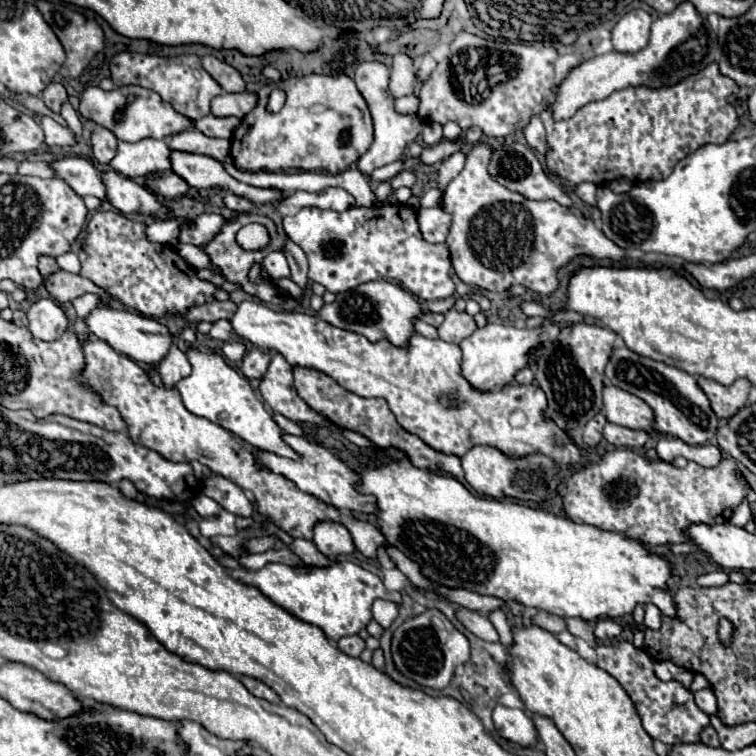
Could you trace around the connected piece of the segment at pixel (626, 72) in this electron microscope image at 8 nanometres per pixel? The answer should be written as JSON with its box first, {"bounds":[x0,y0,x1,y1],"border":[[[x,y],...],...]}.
{"bounds":[551,3,719,121],"border":[[[681,3],[673,13],[659,15],[651,25],[651,39],[645,49],[633,55],[623,53],[603,53],[593,55],[573,67],[567,77],[555,89],[555,101],[551,103],[551,115],[555,121],[563,121],[575,115],[577,109],[591,101],[607,99],[613,91],[629,87],[649,87],[661,89],[677,85],[679,81],[703,71],[715,61],[719,49],[715,31],[709,21],[695,11],[691,3]]]}

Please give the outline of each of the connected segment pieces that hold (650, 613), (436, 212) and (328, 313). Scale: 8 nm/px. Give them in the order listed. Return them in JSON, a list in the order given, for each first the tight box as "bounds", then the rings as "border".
[{"bounds":[643,605,661,631],"border":[[[655,605],[645,607],[645,623],[643,625],[653,631],[657,631],[661,627],[661,613],[659,613],[659,609],[655,609]]]},{"bounds":[417,207,451,243],"border":[[[431,207],[431,209],[419,209],[417,211],[417,223],[421,229],[421,235],[429,243],[443,243],[449,225],[451,225],[451,215],[445,213],[441,207]]]},{"bounds":[319,281,423,349],"border":[[[369,281],[369,283],[357,285],[351,291],[337,293],[335,303],[325,305],[319,311],[319,317],[323,321],[331,323],[333,327],[359,333],[359,335],[367,337],[371,343],[387,339],[391,345],[395,345],[399,349],[405,349],[409,345],[409,339],[415,333],[413,321],[421,319],[421,315],[423,315],[423,309],[421,309],[419,301],[403,287],[389,283],[389,281]]]}]

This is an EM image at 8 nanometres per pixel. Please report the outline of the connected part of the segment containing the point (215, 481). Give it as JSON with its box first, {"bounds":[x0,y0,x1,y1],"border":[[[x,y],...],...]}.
{"bounds":[201,475,253,517],"border":[[[211,475],[209,479],[205,479],[201,491],[207,497],[215,499],[223,509],[227,509],[239,517],[249,517],[253,513],[253,505],[249,501],[249,497],[245,495],[245,491],[221,475]]]}

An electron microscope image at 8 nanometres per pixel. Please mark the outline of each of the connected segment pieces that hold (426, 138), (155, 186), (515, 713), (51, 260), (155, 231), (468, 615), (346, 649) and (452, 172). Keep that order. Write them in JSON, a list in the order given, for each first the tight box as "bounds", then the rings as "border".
[{"bounds":[421,125,443,147],"border":[[[425,125],[423,133],[421,133],[421,141],[423,141],[427,147],[437,145],[441,139],[443,139],[443,135],[441,135],[441,125]]]},{"bounds":[143,173,189,199],"border":[[[169,173],[165,177],[149,177],[143,181],[147,189],[151,189],[155,195],[165,197],[165,199],[175,199],[179,195],[185,195],[189,185],[175,173]]]},{"bounds":[493,705,537,747],"border":[[[497,705],[493,711],[493,723],[501,737],[521,745],[521,747],[537,747],[537,729],[533,721],[521,709],[509,709]]]},{"bounds":[39,255,59,281],"border":[[[41,255],[41,257],[39,257],[39,271],[41,271],[41,275],[43,275],[43,281],[47,281],[47,277],[49,277],[49,275],[57,273],[57,271],[59,271],[59,267],[57,267],[55,257]]]},{"bounds":[147,219,179,245],"border":[[[171,219],[171,221],[159,221],[159,223],[151,223],[147,225],[147,239],[153,243],[165,243],[165,245],[177,245],[175,241],[175,229],[179,229],[179,219]]]},{"bounds":[457,607,499,643],"border":[[[457,607],[457,617],[459,617],[459,619],[463,621],[463,625],[465,625],[473,635],[477,635],[479,639],[489,641],[489,643],[499,641],[499,633],[497,633],[497,629],[493,627],[493,623],[491,623],[487,617],[477,615],[475,611],[469,611],[469,609],[463,609],[463,607]]]},{"bounds":[337,635,365,657],"border":[[[351,635],[351,637],[339,639],[339,641],[337,641],[337,647],[339,647],[343,653],[351,655],[351,657],[359,657],[361,651],[365,649],[365,641],[363,641],[359,635]]]},{"bounds":[437,151,465,191],"border":[[[461,151],[453,153],[451,157],[447,157],[447,159],[441,163],[441,167],[439,167],[439,179],[437,179],[439,191],[445,191],[445,187],[449,185],[449,181],[455,179],[455,177],[461,173],[463,165],[465,165],[465,155],[463,155]]]}]

